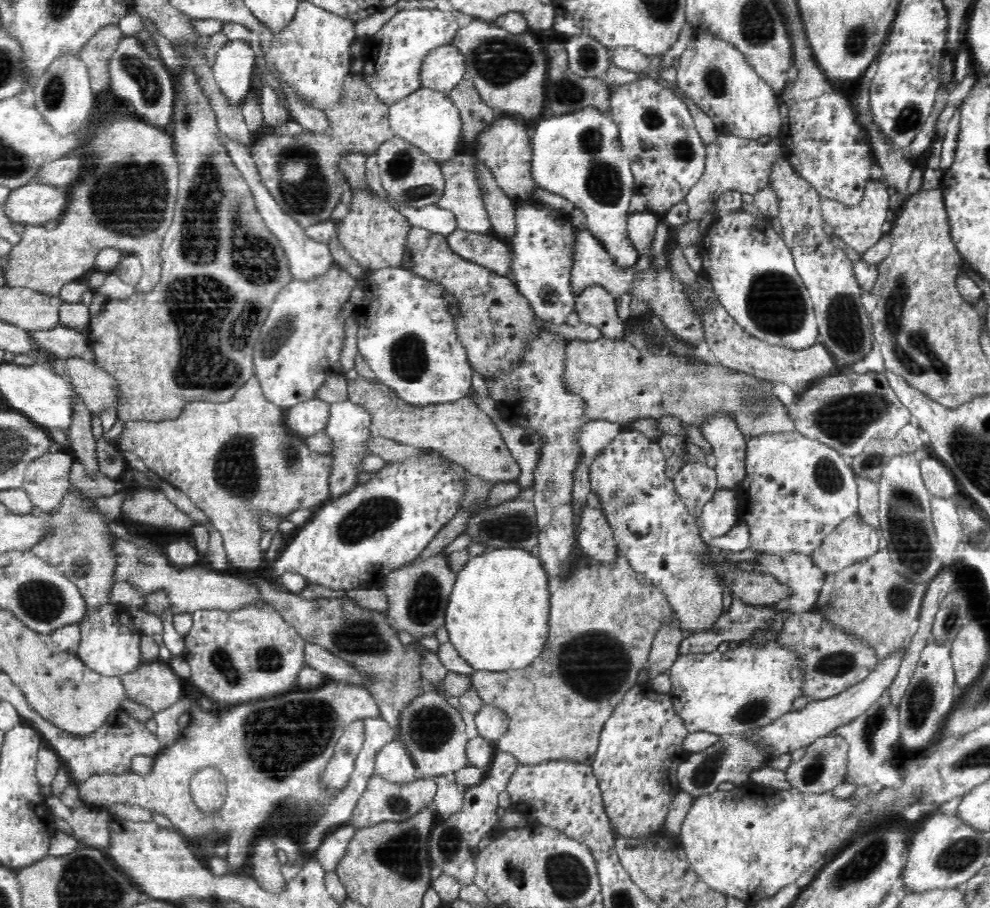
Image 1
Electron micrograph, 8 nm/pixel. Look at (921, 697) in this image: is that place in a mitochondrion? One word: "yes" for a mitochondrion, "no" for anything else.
yes

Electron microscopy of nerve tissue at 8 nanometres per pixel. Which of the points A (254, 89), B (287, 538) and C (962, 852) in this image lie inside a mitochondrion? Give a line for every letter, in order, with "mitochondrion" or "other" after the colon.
A: other
B: other
C: mitochondrion

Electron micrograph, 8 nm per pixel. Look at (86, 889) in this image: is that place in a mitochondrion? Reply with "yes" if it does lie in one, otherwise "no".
yes

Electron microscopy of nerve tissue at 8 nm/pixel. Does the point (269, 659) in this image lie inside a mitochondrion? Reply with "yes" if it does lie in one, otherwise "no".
yes

